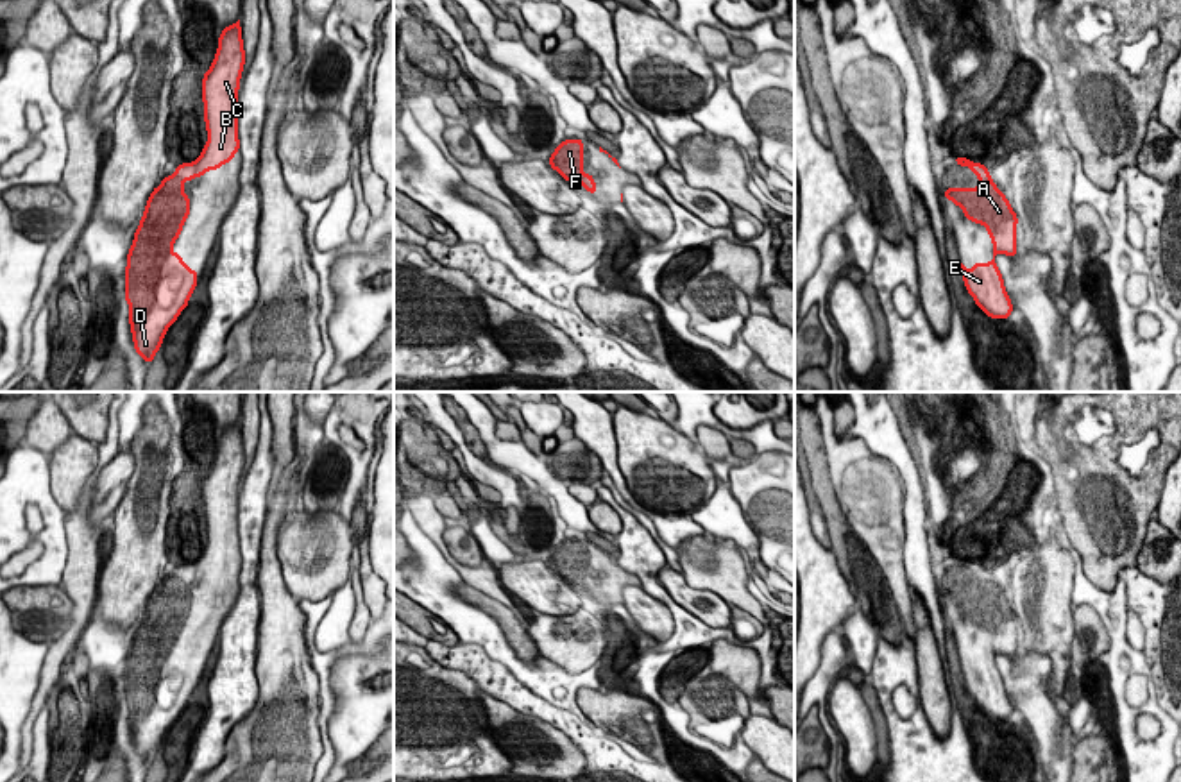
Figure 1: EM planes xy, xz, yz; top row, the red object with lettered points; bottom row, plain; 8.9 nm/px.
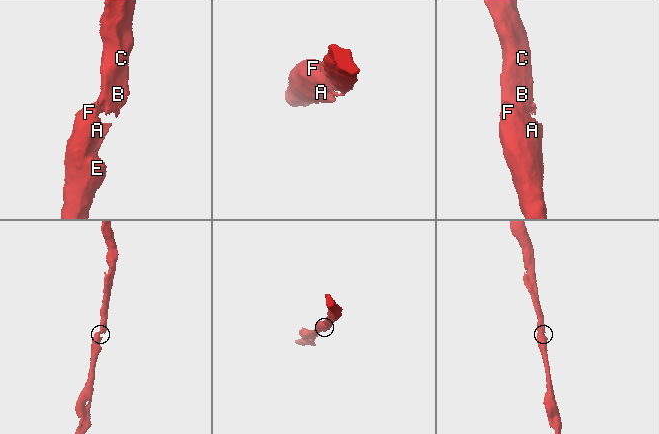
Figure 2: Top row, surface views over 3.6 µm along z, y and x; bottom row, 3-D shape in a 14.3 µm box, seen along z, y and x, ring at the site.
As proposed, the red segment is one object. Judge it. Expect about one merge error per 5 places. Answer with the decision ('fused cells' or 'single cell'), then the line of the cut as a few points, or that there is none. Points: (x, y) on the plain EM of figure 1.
single cell; cut none

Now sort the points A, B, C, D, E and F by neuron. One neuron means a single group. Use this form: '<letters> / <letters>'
A B C D E F

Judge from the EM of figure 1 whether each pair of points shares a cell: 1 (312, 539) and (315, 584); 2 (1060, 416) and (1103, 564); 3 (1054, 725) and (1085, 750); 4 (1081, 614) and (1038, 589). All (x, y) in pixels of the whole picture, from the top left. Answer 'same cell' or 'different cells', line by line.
1: same cell
2: same cell
3: different cells
4: different cells

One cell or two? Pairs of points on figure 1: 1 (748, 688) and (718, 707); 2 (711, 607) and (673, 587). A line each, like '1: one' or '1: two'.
1: two
2: one

